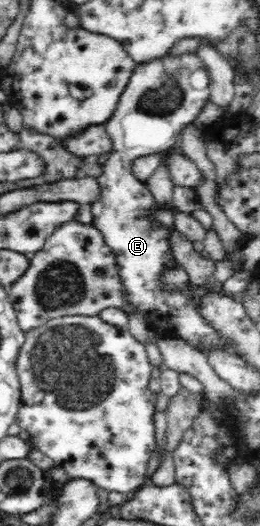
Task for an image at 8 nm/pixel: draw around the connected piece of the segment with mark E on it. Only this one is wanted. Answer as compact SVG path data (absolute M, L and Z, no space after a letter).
M168 50L159 58L136 63L111 119L105 123L113 150L102 166L102 175L96 178L100 199L91 204L92 226L99 230L115 254L128 307L145 319L157 337L179 337L207 355L211 351L241 355L237 353L237 342L227 338L201 312L201 301L205 297L193 297L190 281L180 290L164 290L161 275L174 259L169 248L172 231L162 229L158 221L150 220L150 214L158 209L156 201L146 185L132 177L135 159L176 149L183 129L199 117L200 110L210 101L209 72L197 51Z

